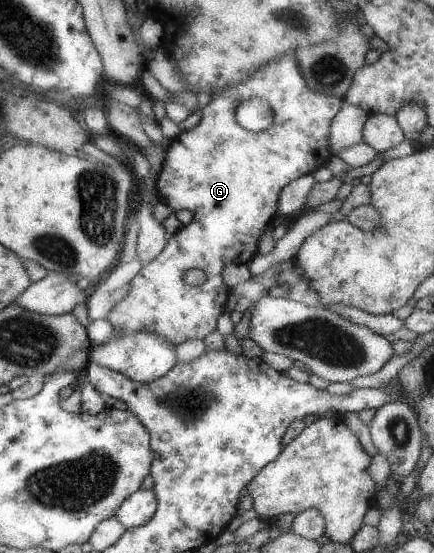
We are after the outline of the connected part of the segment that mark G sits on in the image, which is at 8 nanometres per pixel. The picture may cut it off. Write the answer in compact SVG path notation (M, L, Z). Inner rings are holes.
M290 51L260 67L260 71L252 73L244 83L212 93L211 98L210 103L201 109L202 119L198 125L189 131L181 131L176 139L171 139L165 150L162 171L156 178L156 196L159 201L174 211L189 209L194 213L193 220L170 237L166 247L152 263L142 267L131 281L128 295L108 312L105 318L114 327L114 338L126 337L138 331L150 331L160 335L160 339L178 345L187 339L203 340L216 330L218 318L227 310L228 302L228 296L218 297L218 293L224 291L230 295L230 289L224 287L224 267L232 263L248 264L257 255L260 237L278 213L282 188L293 179L320 169L333 155L328 143L330 126L332 118L336 117L345 102L341 98L308 89L295 54ZM258 95L264 97L273 109L272 125L263 133L246 130L236 121L238 105ZM187 269L202 269L206 281L196 287L189 285L184 281L184 271Z

